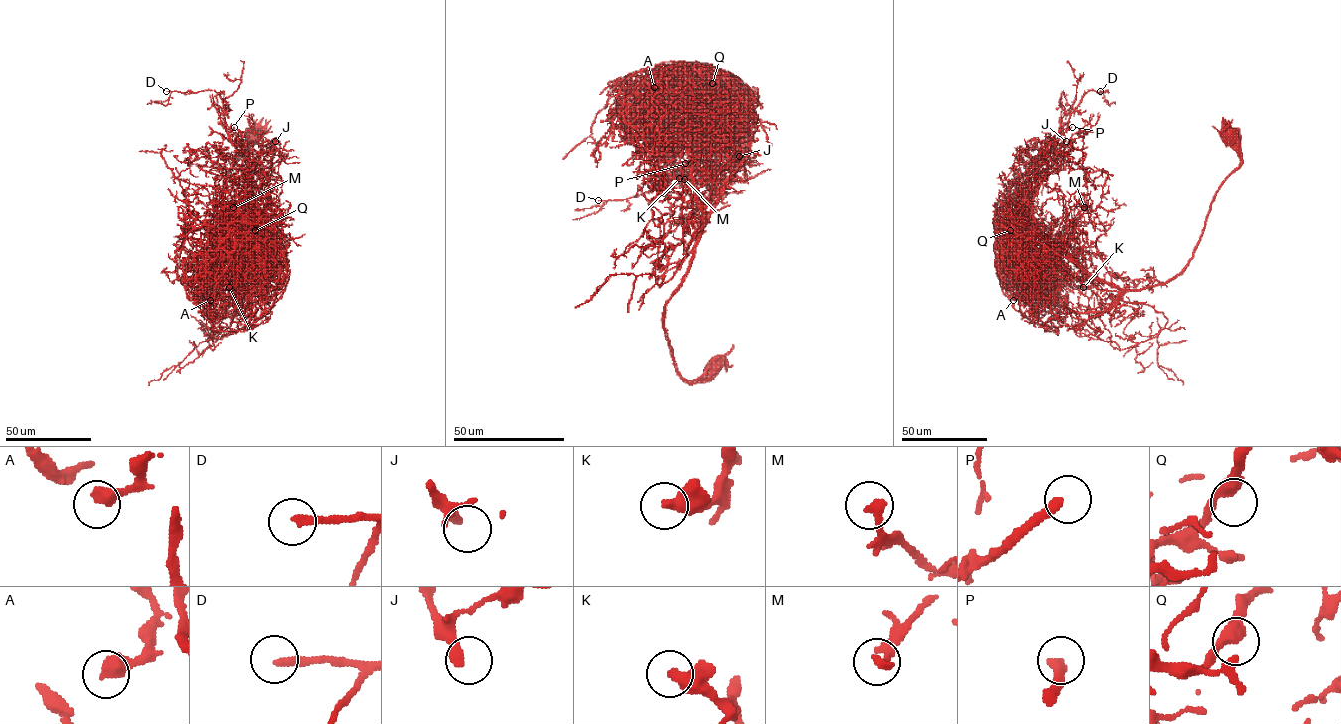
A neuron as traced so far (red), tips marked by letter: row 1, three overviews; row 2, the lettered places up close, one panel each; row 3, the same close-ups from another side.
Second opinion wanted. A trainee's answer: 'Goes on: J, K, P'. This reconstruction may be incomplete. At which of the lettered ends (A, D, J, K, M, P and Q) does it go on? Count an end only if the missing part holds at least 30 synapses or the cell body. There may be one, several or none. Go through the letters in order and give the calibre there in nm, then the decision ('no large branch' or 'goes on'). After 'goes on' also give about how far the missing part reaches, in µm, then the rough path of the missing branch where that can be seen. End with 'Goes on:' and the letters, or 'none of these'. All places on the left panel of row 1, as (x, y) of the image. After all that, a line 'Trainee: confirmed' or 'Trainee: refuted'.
A: calibre 460 nm; no large branch
D: calibre 240 nm; no large branch
J: calibre 240 nm; goes on; missing 60 µm; course (275, 141), (284, 140), (301, 150), (322, 178)
K: calibre 420 nm; goes on; missing 20 µm; course (229, 287), (222, 294), (222, 304), (225, 300)
M: calibre 280 nm; no large branch
P: calibre 340 nm; goes on; missing 30 µm; course (234, 127), (247, 110), (251, 94)
Q: calibre 320 nm; no large branch
Goes on: J, K, P
Trainee: confirmed

